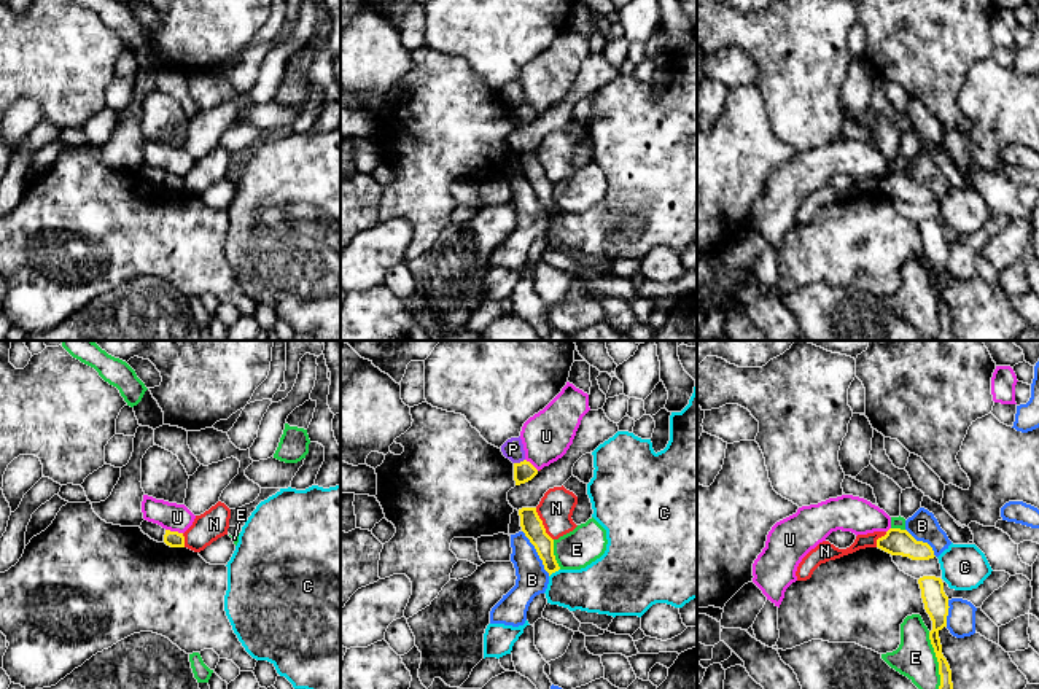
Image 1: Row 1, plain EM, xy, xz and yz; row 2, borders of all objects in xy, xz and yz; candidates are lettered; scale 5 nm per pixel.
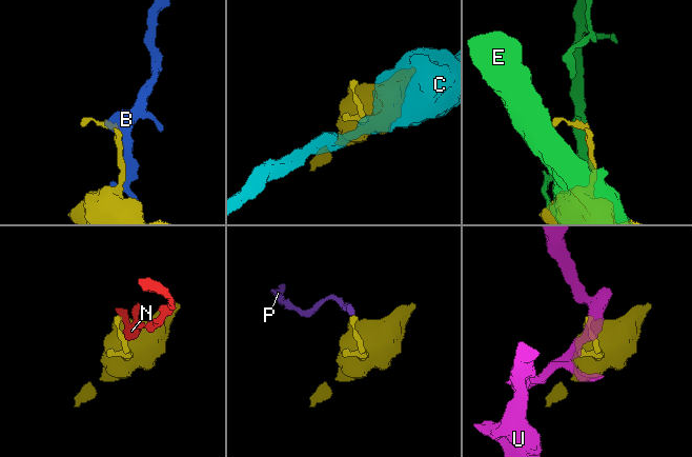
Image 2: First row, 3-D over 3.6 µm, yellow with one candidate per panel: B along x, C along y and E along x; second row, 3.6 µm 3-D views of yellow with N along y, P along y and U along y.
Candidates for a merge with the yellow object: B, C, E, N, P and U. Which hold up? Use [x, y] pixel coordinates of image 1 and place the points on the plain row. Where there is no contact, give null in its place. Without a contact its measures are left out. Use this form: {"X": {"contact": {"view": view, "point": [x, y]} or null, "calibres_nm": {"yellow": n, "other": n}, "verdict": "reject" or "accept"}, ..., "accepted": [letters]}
{"B": {"contact": {"view": "xz", "point": [537, 194]}, "calibres_nm": {"yellow": 110, "other": 160}, "verdict": "reject"}, "C": {"contact": {"view": "xz", "point": [554, 215]}, "calibres_nm": {"yellow": 110, "other": 260}, "verdict": "reject"}, "E": {"contact": {"view": "yz", "point": [939, 307]}, "calibres_nm": {"yellow": 90, "other": 200}, "verdict": "reject"}, "N": {"contact": {"view": "xz", "point": [541, 167]}, "calibres_nm": {"yellow": 110, "other": 180}, "verdict": "reject"}, "P": {"contact": {"view": "xz", "point": [521, 105]}, "calibres_nm": {"yellow": 110, "other": 110}, "verdict": "reject"}, "U": {"contact": {"view": "xy", "point": [174, 175]}, "calibres_nm": {"yellow": 80, "other": 140}, "verdict": "reject"}, "accepted": []}

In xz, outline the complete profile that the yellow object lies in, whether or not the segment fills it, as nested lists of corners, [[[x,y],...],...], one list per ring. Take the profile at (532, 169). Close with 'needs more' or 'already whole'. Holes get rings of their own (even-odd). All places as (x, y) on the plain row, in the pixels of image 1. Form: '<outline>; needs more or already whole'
[[[536,151],[519,153],[520,170],[530,186],[535,189],[544,213],[549,220],[560,213],[554,199],[554,183],[546,177],[543,164],[539,162]]]; already whole

